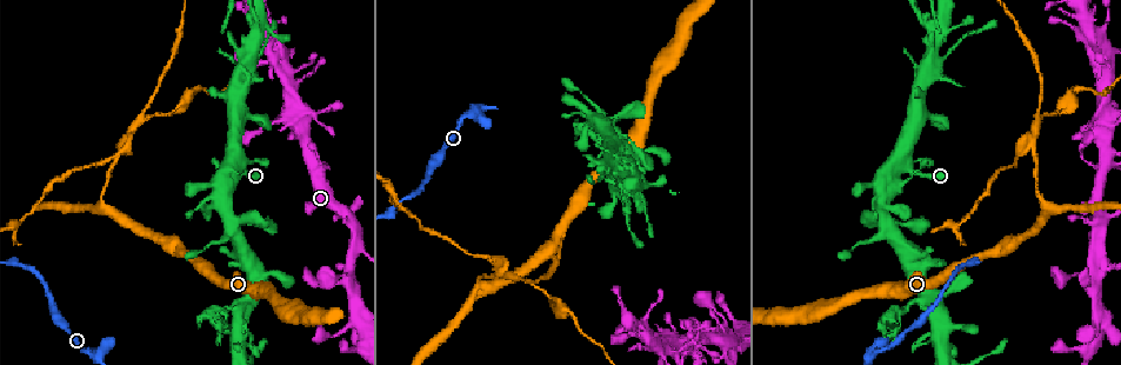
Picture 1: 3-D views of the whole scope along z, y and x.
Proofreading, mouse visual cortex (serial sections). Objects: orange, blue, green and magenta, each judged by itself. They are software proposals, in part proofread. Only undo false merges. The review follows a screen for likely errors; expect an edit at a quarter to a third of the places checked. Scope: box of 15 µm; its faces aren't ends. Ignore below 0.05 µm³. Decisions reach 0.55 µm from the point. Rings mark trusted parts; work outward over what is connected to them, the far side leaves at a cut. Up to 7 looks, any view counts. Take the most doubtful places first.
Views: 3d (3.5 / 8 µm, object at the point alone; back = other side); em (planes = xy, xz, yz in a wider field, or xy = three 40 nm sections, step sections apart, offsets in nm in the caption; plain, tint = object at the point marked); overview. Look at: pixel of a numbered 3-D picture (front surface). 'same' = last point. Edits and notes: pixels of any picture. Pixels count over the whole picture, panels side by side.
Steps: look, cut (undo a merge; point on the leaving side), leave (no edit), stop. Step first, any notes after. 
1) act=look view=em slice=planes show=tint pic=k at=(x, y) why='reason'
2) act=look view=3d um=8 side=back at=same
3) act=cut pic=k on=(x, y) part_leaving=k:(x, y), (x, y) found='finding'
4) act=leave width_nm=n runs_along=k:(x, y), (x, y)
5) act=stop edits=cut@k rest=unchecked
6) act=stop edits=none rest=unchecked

act=look view=3d um=3.5 pic=1 at=(1033, 144) why='branch point'

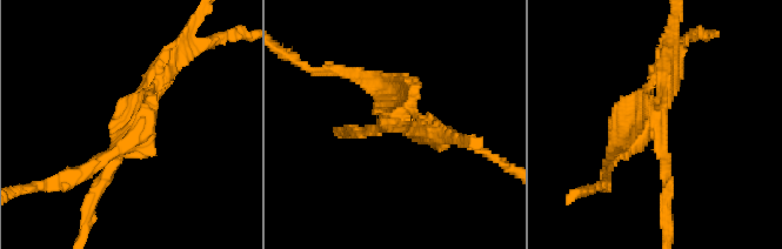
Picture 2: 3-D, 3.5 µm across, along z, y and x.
act=look view=em slice=planes show=tint pic=2 at=(125, 133)

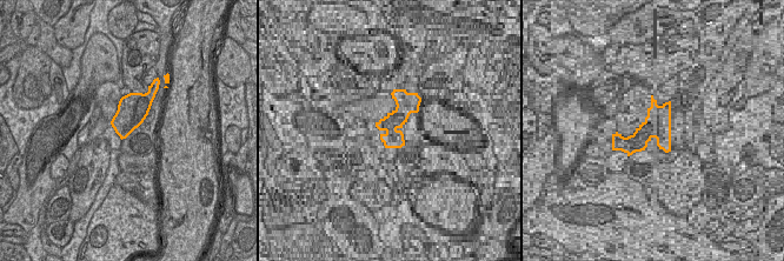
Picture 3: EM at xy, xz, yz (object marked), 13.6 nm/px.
act=cut pic=2 on=(101, 161) found='two cells meet here'

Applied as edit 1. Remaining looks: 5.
act=look view=overview why='see it whole again'

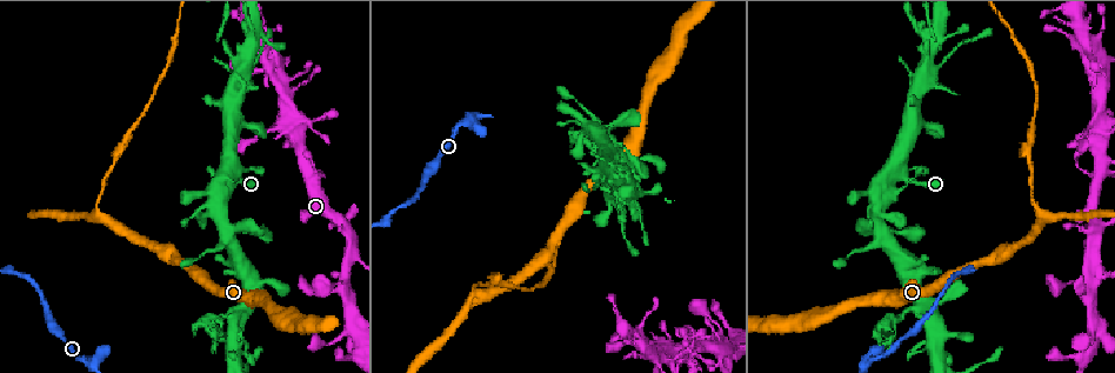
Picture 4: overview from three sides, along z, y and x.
act=look view=3d um=3.5 pic=4 at=(465, 124) why='three-way junction'

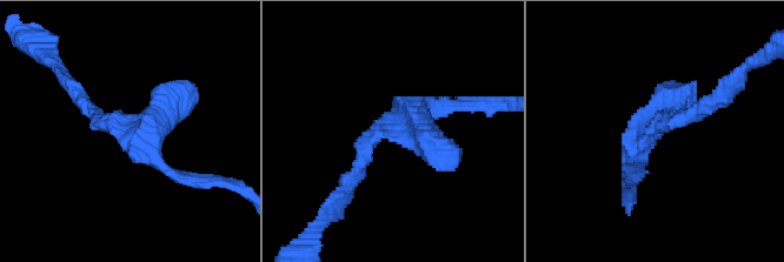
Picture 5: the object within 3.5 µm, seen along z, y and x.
act=look view=em slice=xy step=3 show=tint pic=5 at=(392, 130)

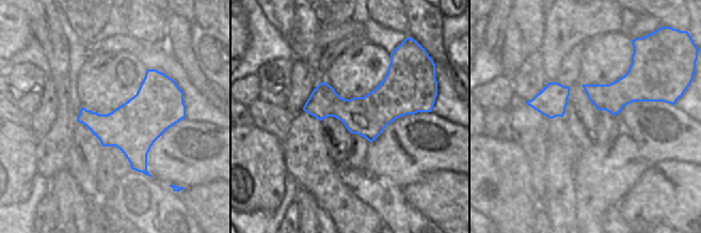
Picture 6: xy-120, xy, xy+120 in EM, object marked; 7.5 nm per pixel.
act=leave arm_widths_nm=200,200,400 runs_along=6:(306, 107), (420, 108) found='one cell here'

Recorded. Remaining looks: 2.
act=look view=3d um=3.5 pic=4 at=(1094, 256) why='thick turns thin'

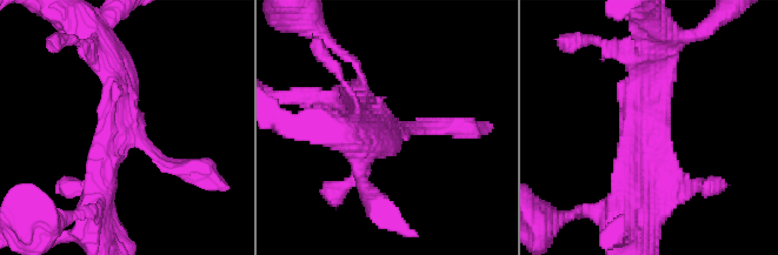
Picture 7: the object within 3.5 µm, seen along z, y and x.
act=look view=em slice=xy step=1 show=tint pic=7 at=(116, 137) why='need the tissue'

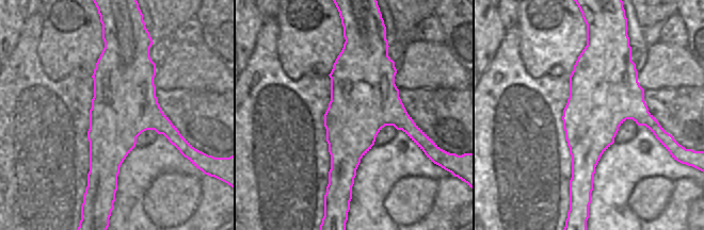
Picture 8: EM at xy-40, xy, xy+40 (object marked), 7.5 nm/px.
act=leave runs_along=7:(660, 61), (624, 206) found='all the same cell'

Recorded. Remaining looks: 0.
act=stop edits=cut@2 rest=unchecked

